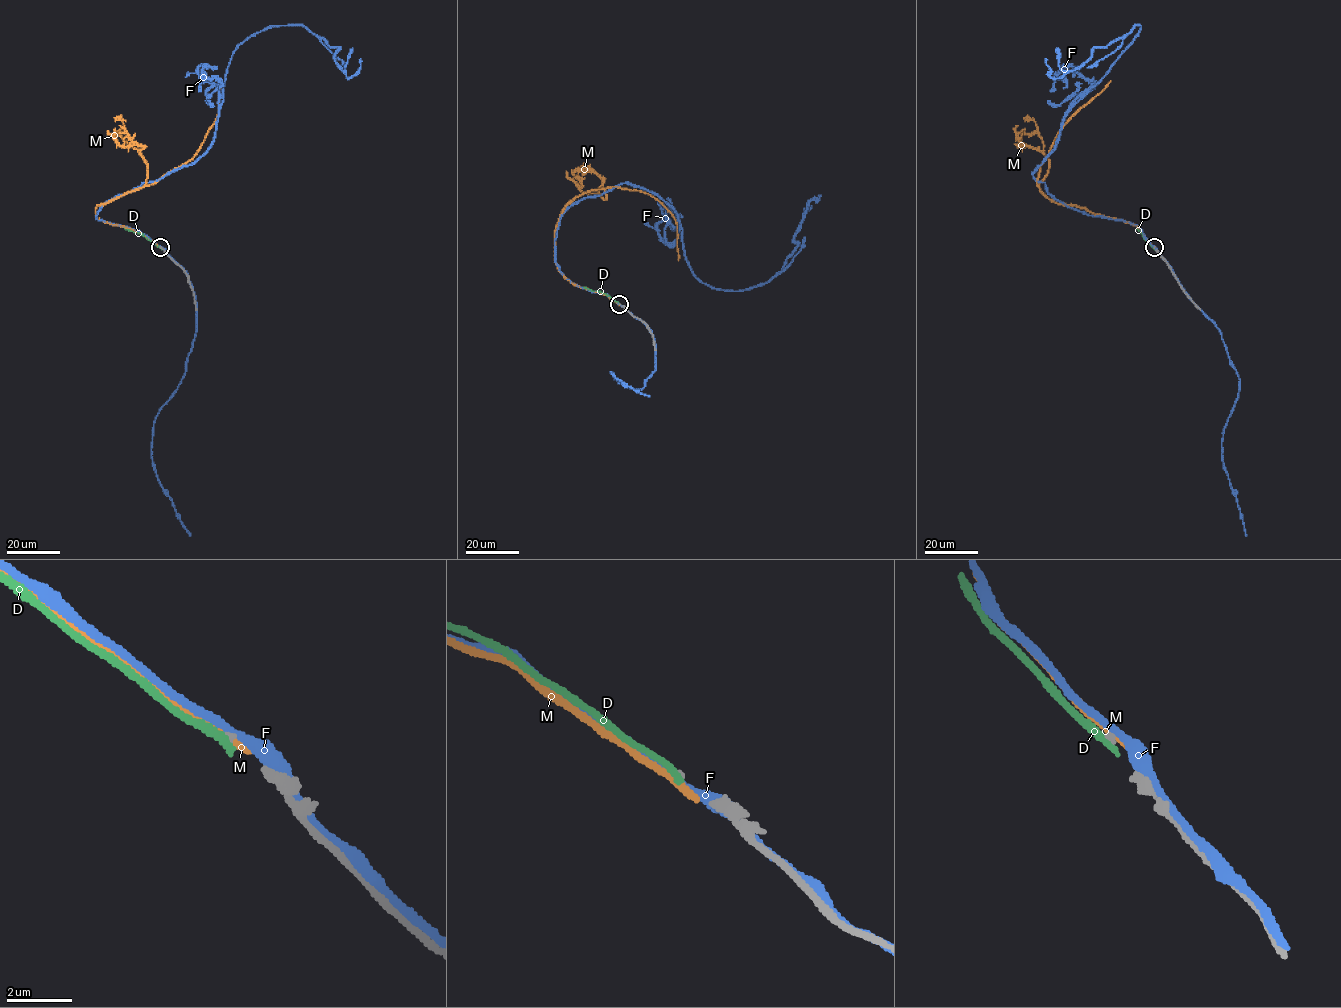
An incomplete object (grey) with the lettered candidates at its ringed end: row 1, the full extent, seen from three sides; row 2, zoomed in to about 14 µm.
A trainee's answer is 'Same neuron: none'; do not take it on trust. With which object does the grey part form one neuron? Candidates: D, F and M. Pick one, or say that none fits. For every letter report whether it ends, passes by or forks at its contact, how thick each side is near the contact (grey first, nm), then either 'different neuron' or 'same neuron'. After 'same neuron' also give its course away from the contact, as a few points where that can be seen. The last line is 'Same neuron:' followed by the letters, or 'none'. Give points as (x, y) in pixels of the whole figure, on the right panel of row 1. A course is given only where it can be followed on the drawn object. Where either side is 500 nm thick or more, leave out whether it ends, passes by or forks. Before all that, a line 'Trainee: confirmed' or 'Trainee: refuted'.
Trainee: confirmed
D: it ends | 140/240 nm | different neuron
F: it passes by | 140/240 nm | different neuron
M: it ends | 140/280 nm | different neuron
Same neuron: none

